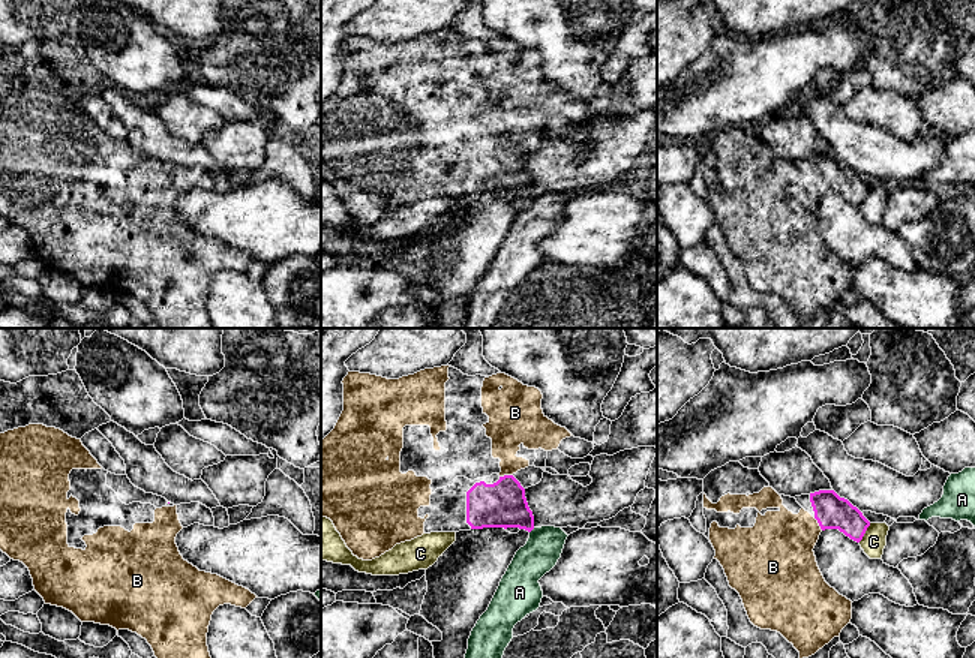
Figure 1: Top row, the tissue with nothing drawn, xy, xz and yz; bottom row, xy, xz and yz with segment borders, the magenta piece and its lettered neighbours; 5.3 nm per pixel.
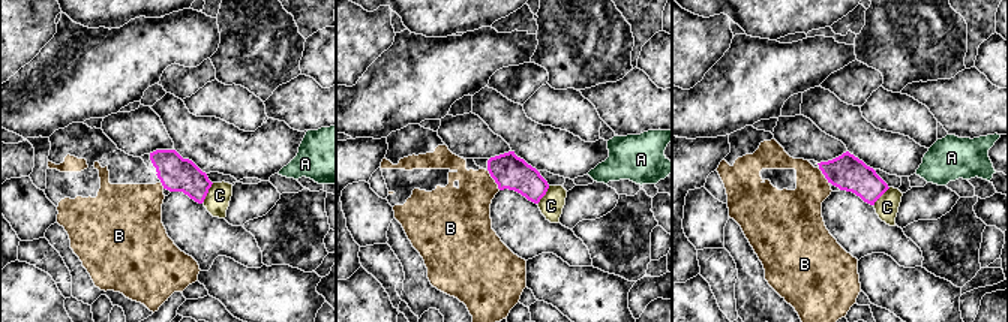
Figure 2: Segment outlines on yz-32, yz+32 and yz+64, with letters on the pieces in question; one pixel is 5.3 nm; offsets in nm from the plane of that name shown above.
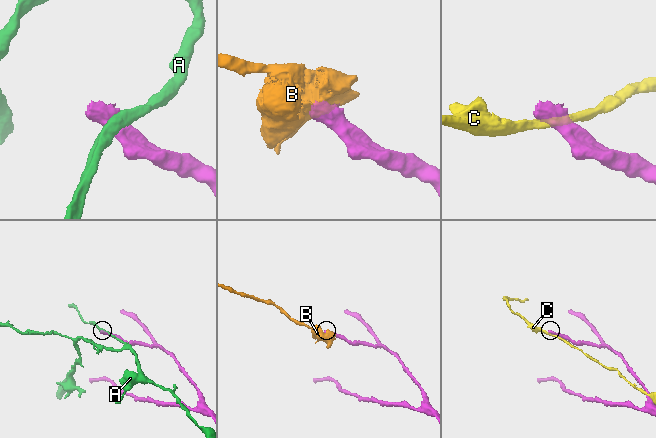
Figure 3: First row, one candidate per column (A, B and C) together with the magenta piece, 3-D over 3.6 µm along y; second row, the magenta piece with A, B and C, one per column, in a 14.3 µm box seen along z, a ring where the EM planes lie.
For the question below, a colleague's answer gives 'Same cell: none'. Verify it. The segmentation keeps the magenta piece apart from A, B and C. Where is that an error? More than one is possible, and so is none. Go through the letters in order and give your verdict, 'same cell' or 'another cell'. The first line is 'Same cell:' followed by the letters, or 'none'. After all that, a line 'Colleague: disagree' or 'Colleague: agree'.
Same cell: B
A: another cell
B: same cell
C: another cell
Colleague: disagree

